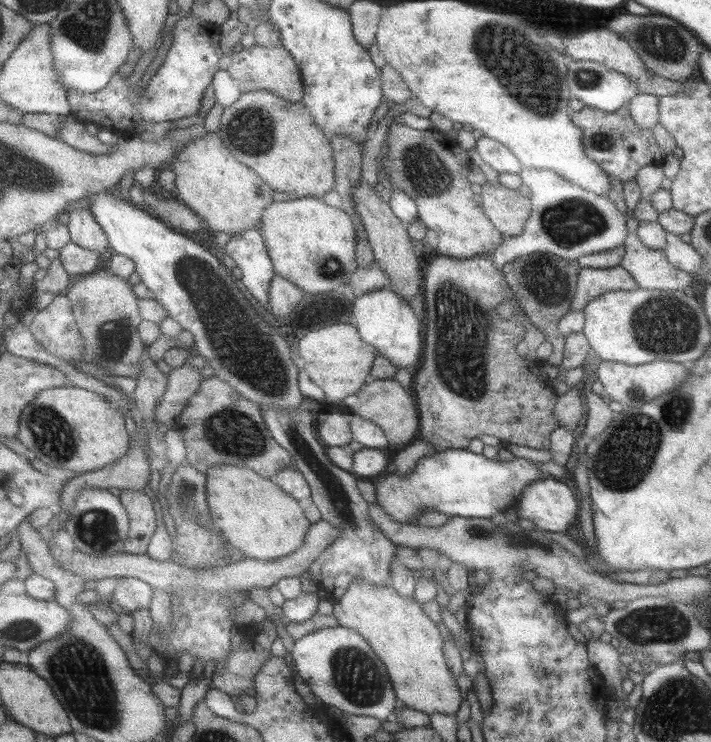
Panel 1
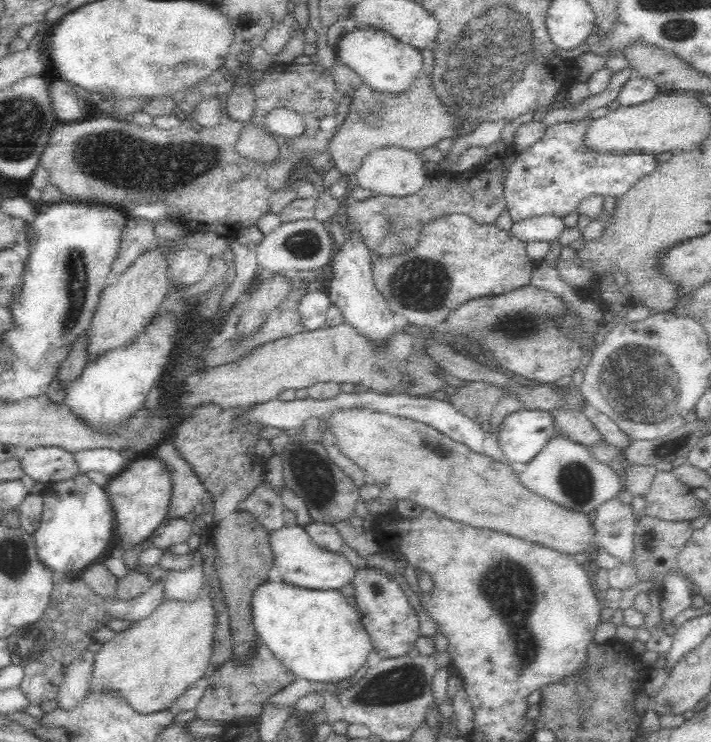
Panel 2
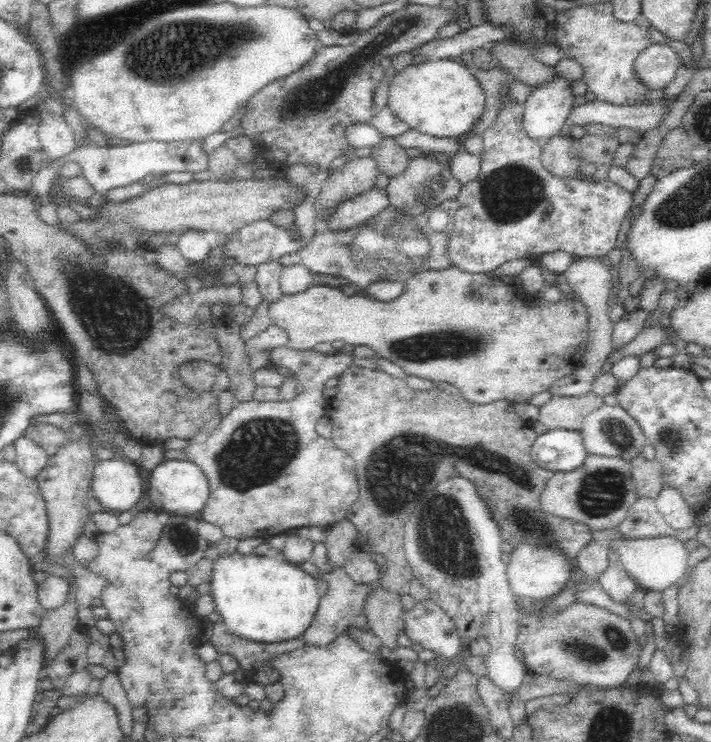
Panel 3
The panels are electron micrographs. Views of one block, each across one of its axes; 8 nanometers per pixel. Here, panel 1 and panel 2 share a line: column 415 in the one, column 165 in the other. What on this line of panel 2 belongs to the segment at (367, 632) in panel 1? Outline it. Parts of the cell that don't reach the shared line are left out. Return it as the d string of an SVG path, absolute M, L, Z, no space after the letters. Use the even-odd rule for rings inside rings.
M205 584L196 602L163 601L151 616L132 623L128 630L118 632L114 639L101 643L101 647L94 655L87 694L92 692L119 694L138 714L171 710L174 702L178 702L178 698L210 670L214 622L216 617L211 605L210 591Z

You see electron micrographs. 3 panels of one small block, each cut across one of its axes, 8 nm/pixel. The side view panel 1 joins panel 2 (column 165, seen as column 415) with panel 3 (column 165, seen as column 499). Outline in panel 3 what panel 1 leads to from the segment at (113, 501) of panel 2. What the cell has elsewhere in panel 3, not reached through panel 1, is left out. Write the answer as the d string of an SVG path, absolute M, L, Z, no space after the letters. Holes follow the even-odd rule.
M188 458L161 460L150 474L150 499L170 516L192 516L201 512L209 498L209 483L206 473Z

